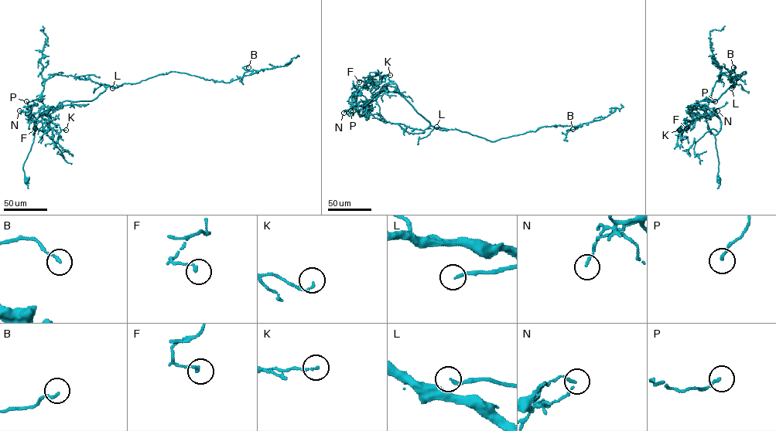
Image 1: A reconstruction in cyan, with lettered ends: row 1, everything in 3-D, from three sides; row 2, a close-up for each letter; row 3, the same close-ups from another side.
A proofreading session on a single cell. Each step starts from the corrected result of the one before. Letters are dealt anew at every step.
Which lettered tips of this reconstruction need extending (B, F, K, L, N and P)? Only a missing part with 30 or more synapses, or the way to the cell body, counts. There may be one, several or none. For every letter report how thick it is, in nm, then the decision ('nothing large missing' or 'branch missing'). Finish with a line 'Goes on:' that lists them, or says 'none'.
B: calibre 150 nm; nothing large missing
F: calibre 150 nm; nothing large missing
K: calibre 110 nm; nothing large missing
L: calibre 150 nm; branch missing
N: calibre 130 nm; nothing large missing
P: calibre 140 nm; nothing large missing
Goes on: L

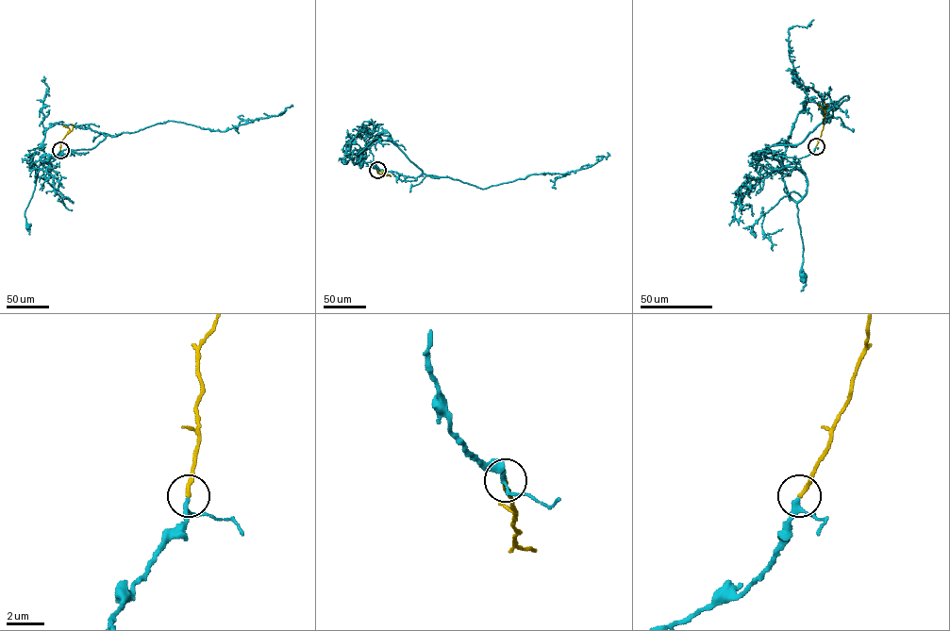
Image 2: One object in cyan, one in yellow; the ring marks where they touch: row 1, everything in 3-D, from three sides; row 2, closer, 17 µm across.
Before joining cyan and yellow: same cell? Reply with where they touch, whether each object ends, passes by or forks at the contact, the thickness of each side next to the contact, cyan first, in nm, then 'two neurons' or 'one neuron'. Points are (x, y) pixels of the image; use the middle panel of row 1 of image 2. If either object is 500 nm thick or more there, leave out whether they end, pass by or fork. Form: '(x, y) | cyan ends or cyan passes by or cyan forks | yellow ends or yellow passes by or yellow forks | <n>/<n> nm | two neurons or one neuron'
(377, 170) | cyan passes by | yellow ends | 200/200 nm | one neuron

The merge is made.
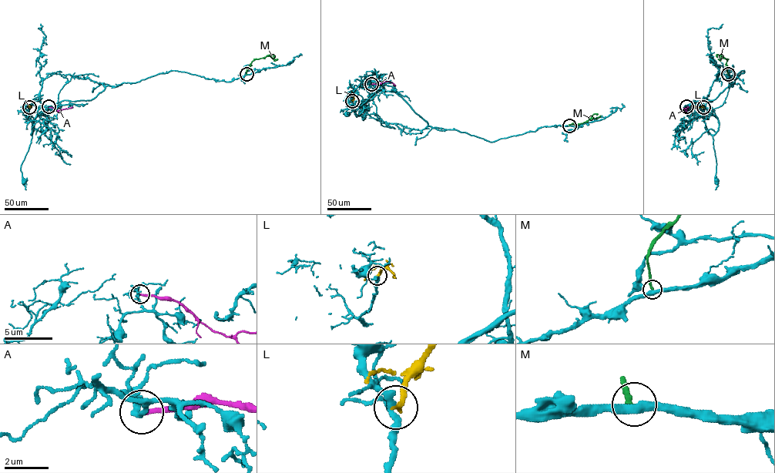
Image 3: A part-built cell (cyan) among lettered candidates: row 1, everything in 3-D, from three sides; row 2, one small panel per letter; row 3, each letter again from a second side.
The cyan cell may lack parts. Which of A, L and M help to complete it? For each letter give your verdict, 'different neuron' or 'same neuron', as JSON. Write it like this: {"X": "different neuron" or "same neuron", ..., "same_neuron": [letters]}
{"A": "different neuron", "L": "different neuron", "M": "different neuron", "same_neuron": []}

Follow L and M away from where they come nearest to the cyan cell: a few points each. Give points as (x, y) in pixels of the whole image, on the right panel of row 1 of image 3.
L: (703, 107), (694, 105)
M: (728, 74), (727, 59), (722, 56), (718, 58)

